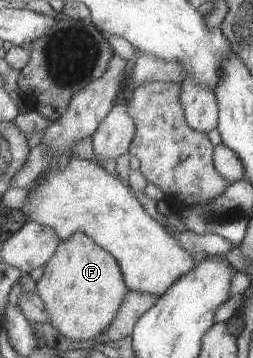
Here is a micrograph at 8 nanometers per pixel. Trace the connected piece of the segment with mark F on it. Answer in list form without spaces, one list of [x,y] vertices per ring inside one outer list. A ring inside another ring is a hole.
[[[84,232],[62,241],[55,256],[44,266],[45,276],[36,282],[51,325],[66,339],[85,342],[105,333],[120,312],[130,288],[117,259]]]

